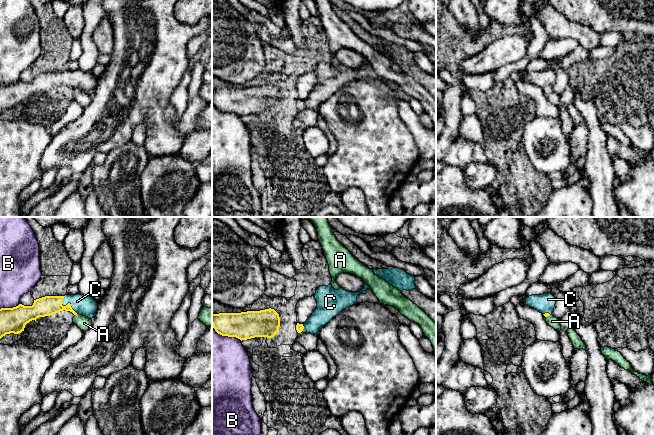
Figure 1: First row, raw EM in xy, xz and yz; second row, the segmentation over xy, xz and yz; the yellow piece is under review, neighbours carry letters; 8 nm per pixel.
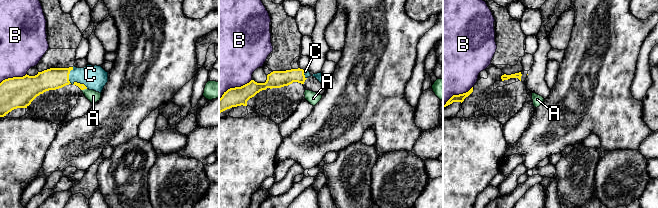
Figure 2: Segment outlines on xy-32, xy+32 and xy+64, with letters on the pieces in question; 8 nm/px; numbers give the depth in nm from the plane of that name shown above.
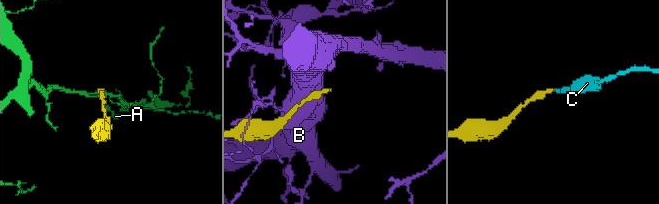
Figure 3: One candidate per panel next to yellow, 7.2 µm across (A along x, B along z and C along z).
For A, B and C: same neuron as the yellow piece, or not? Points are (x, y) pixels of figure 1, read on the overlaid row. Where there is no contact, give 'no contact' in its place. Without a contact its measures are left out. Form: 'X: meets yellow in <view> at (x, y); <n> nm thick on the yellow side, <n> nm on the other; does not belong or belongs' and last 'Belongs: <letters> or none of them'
A: meets yellow in yz at (547, 315); 30 nm thick on the yellow side, 90 nm on the other; does not belong
B: meets yellow in xy at (9, 308); 200 nm thick on the yellow side, 280 nm on the other; does not belong
C: meets yellow in xy at (67, 304); 160 nm thick on the yellow side, 160 nm on the other; belongs
Belongs: C

